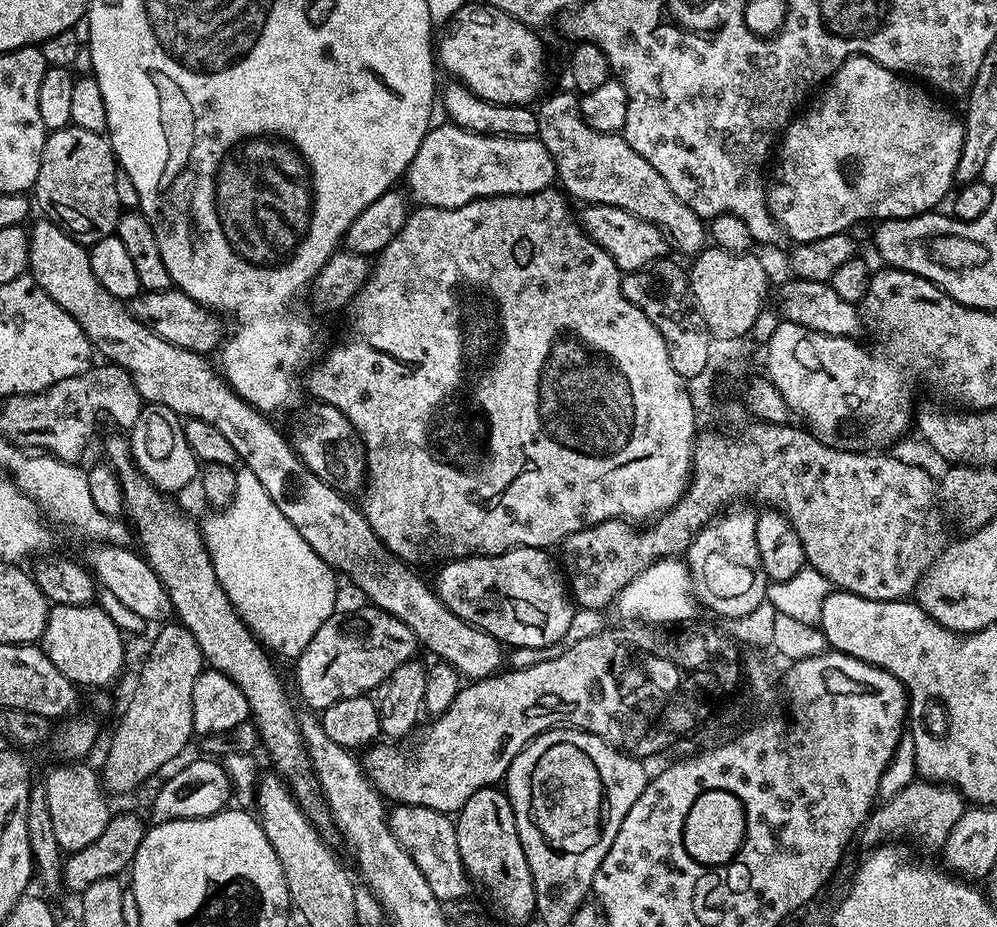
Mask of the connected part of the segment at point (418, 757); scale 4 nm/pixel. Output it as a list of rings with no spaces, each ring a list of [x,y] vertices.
[[[569,651],[565,656],[554,654],[548,660],[529,668],[504,670],[485,680],[474,680],[461,687],[454,702],[450,702],[446,711],[435,717],[431,721],[432,725],[421,734],[420,741],[413,746],[412,752],[403,752],[398,748],[400,746],[392,742],[377,743],[363,753],[363,770],[368,781],[385,801],[426,806],[430,810],[456,814],[466,802],[470,802],[474,794],[478,794],[478,790],[499,785],[508,774],[510,762],[514,762],[518,753],[535,736],[549,732],[551,728],[580,728],[582,718],[578,715],[579,705],[580,683],[576,677],[576,651]]]

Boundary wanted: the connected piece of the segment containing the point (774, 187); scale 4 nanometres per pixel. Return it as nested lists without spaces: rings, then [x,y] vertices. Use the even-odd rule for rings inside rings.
[[[851,56],[849,60],[845,60],[843,66],[837,68],[831,79],[815,93],[815,96],[817,95],[816,101],[814,101],[814,96],[811,103],[807,105],[807,108],[809,107],[808,113],[801,120],[799,118],[789,120],[788,127],[784,129],[782,135],[779,137],[778,147],[774,152],[774,160],[776,156],[776,169],[773,170],[772,176],[770,172],[771,183],[766,188],[768,215],[771,216],[777,229],[783,235],[785,232],[792,239],[792,242],[805,244],[811,240],[826,238],[830,234],[847,232],[851,224],[869,222],[868,220],[872,220],[871,222],[901,220],[907,216],[921,216],[923,212],[933,211],[939,205],[936,203],[944,195],[947,197],[953,191],[954,170],[958,166],[958,158],[964,145],[964,125],[961,117],[959,115],[955,116],[950,109],[943,108],[935,100],[937,97],[931,91],[928,91],[928,93],[923,92],[923,90],[928,91],[921,87],[919,83],[909,82],[903,75],[892,72],[888,68],[878,66],[878,62],[874,62],[865,56]]]

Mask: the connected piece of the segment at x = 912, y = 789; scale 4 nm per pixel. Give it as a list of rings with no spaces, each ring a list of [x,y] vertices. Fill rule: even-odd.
[[[913,782],[906,786],[906,790],[902,790],[902,794],[881,803],[873,811],[864,823],[862,840],[864,836],[865,842],[872,844],[868,846],[880,846],[883,840],[900,840],[905,836],[922,851],[939,853],[965,810],[966,801],[955,788],[947,784]]]

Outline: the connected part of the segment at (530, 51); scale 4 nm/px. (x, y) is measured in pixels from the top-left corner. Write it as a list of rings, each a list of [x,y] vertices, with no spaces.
[[[463,6],[439,29],[434,40],[434,60],[443,71],[445,68],[452,75],[449,77],[453,81],[469,88],[480,100],[489,100],[492,104],[528,106],[540,92],[540,63],[544,60],[544,48],[532,32],[535,31],[531,27],[496,8]]]

